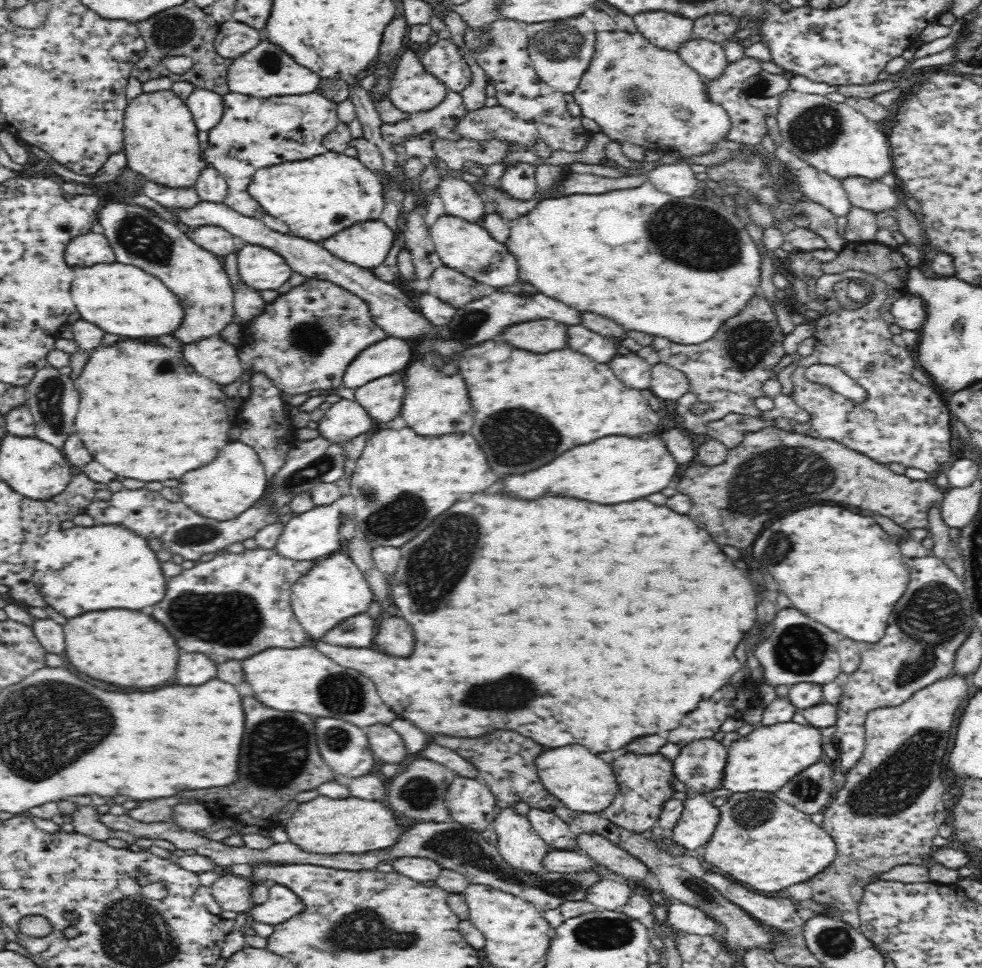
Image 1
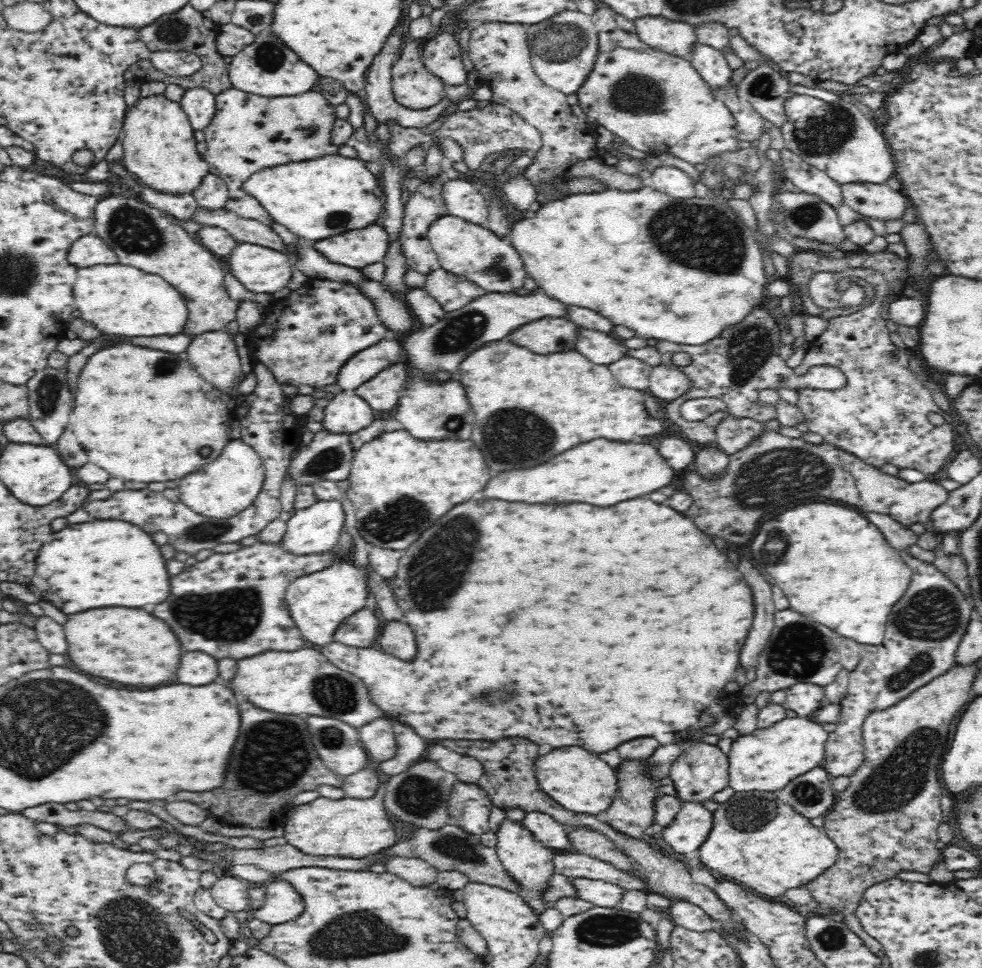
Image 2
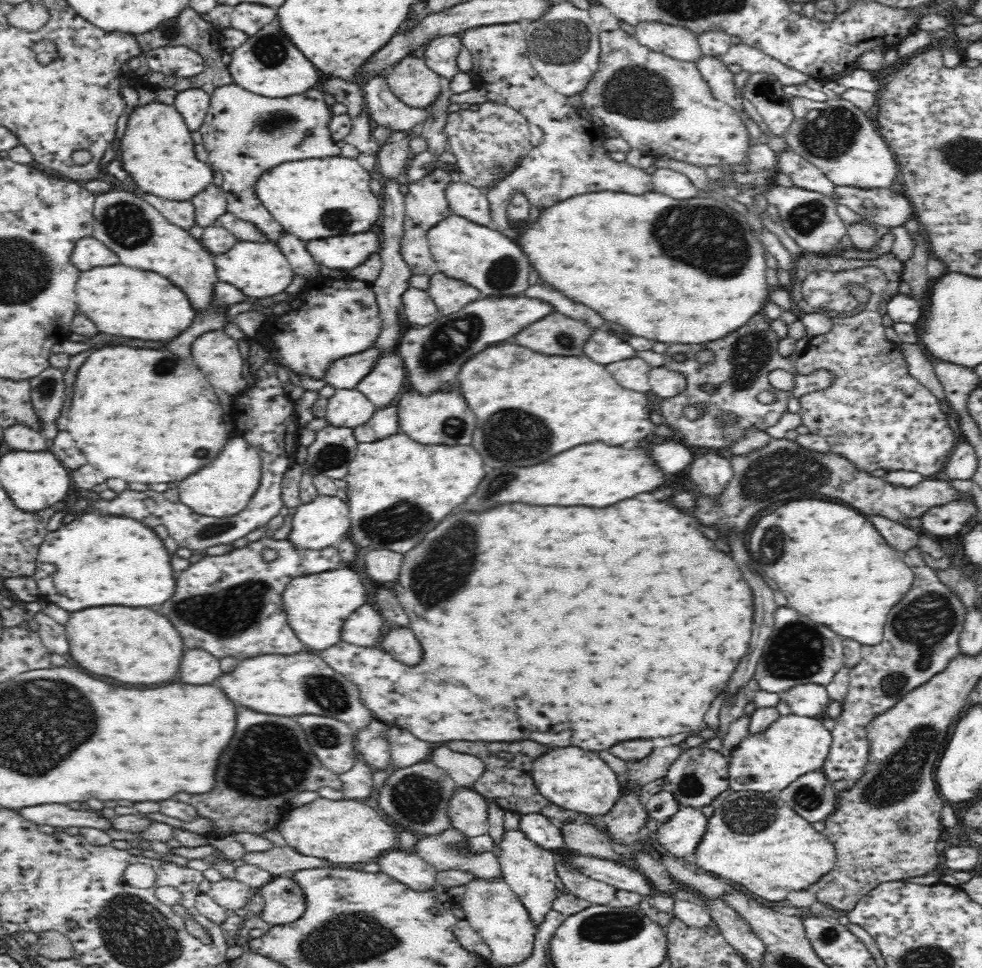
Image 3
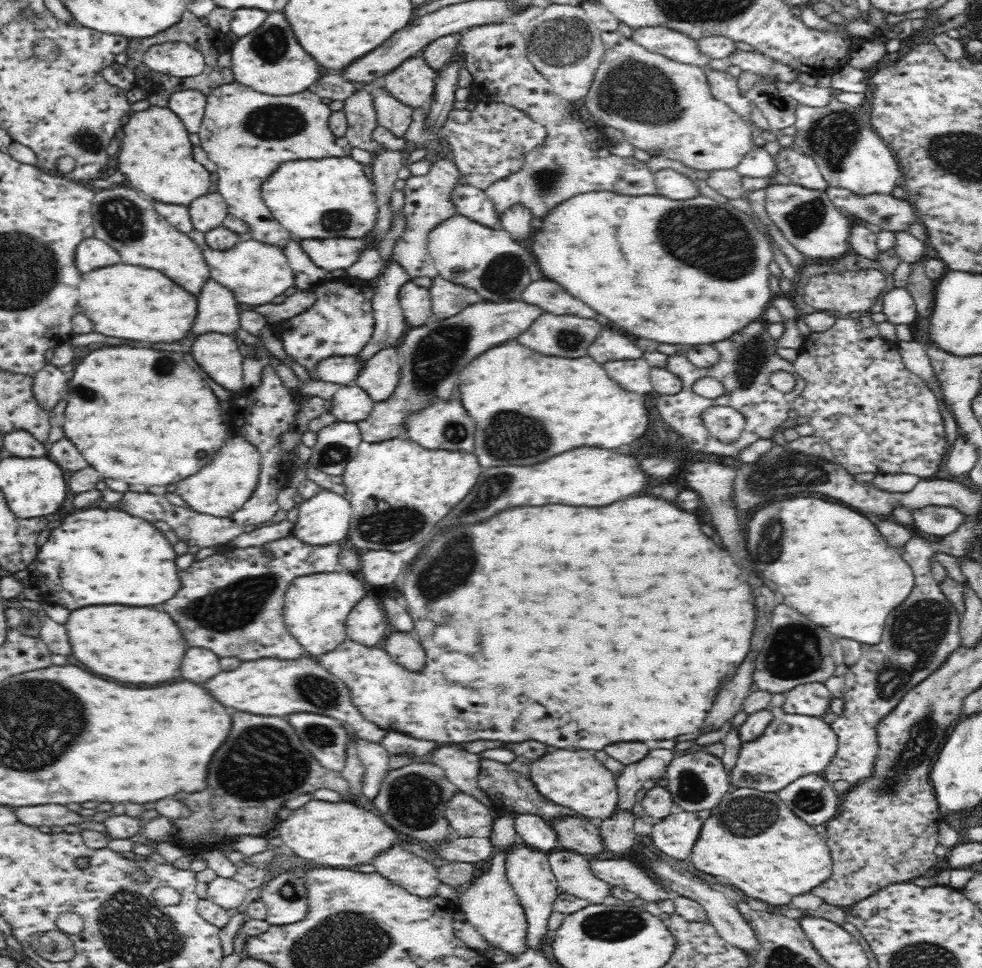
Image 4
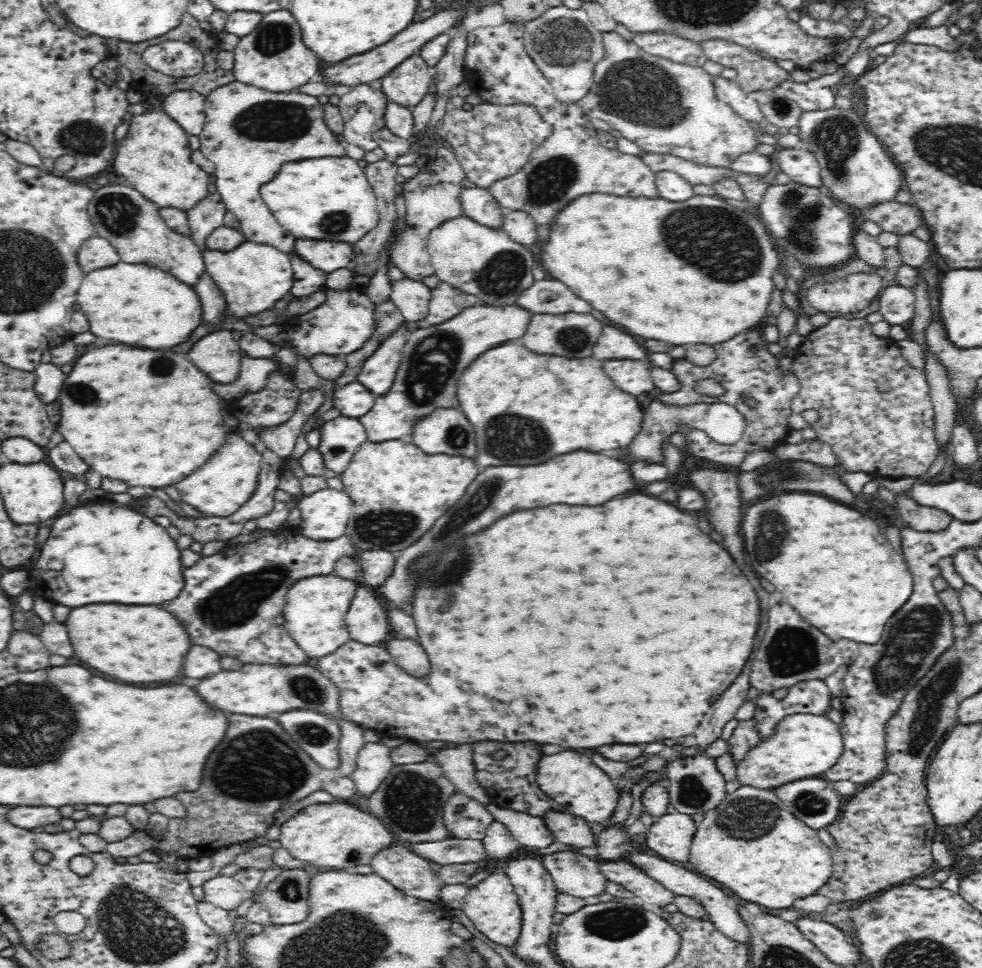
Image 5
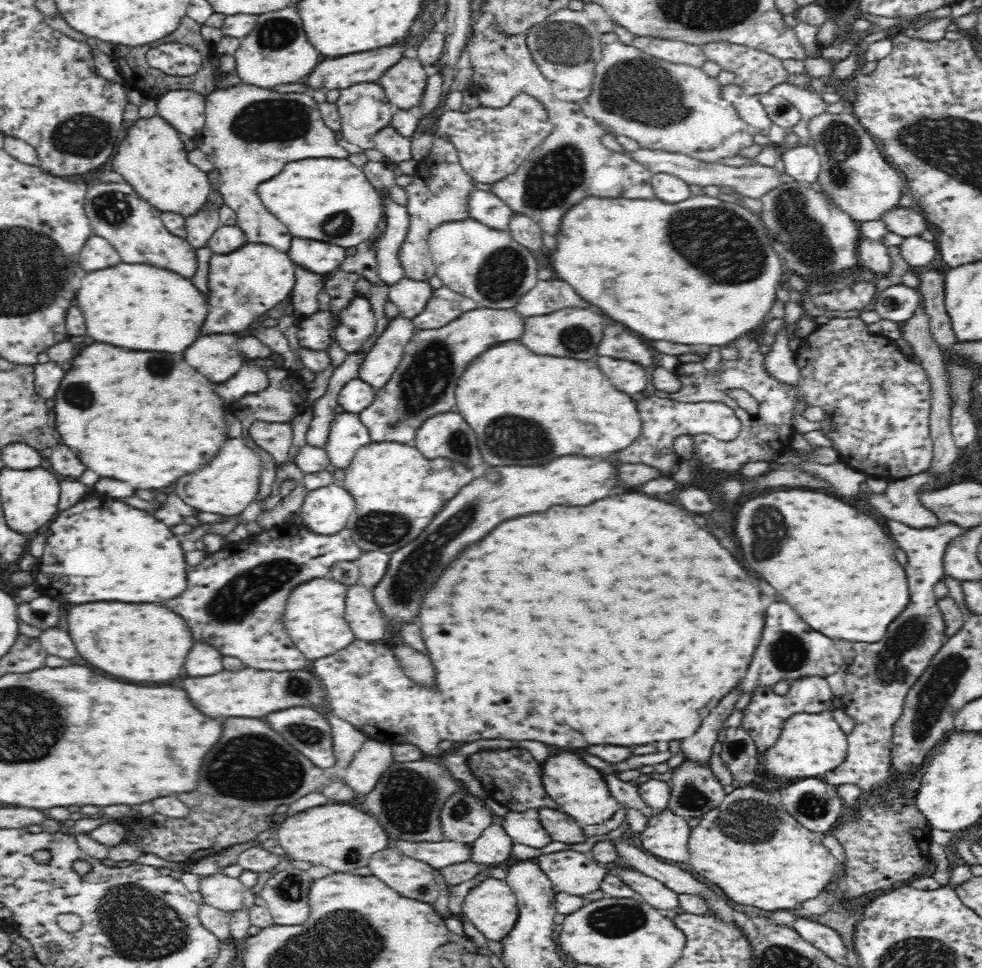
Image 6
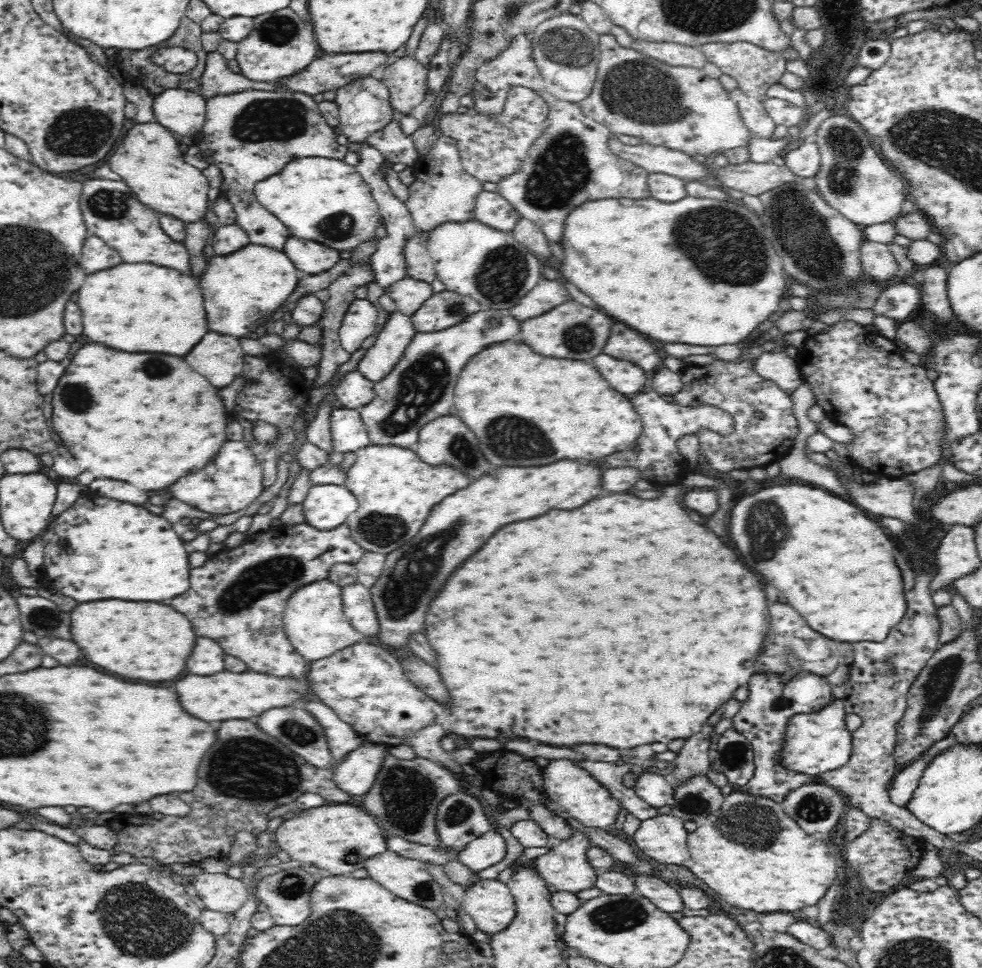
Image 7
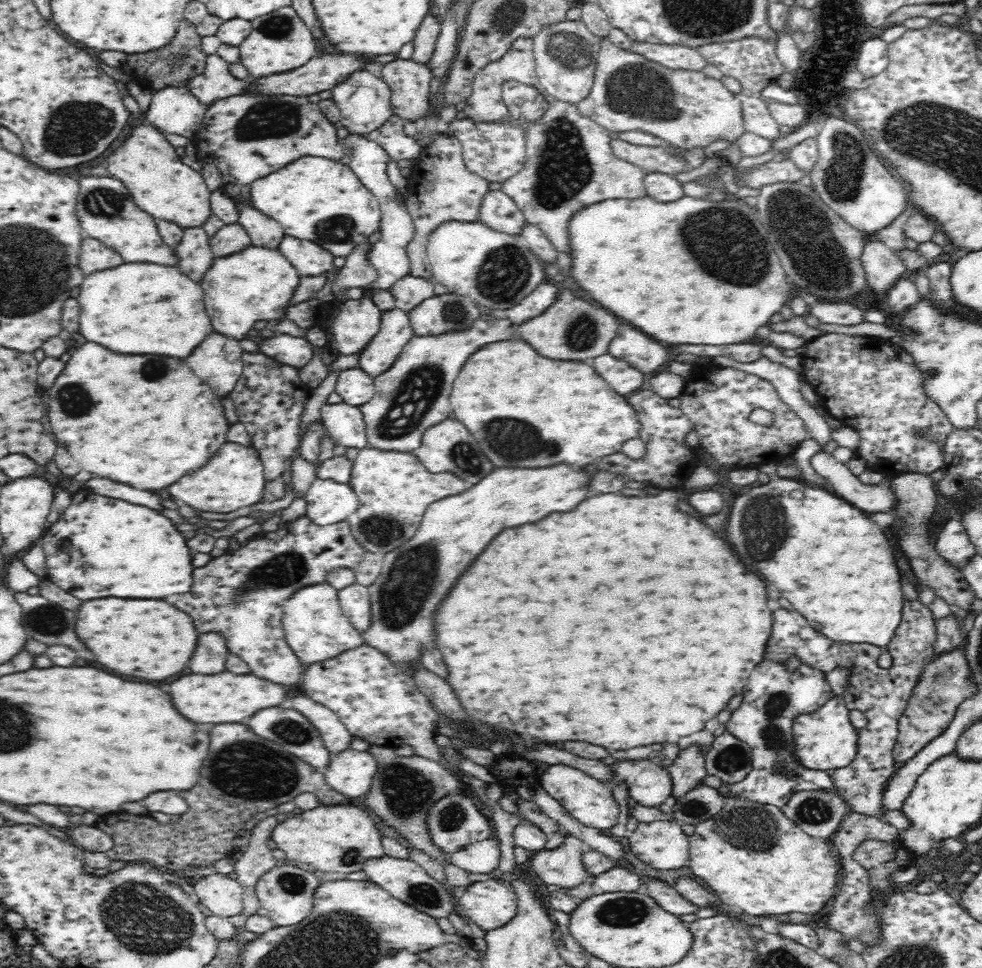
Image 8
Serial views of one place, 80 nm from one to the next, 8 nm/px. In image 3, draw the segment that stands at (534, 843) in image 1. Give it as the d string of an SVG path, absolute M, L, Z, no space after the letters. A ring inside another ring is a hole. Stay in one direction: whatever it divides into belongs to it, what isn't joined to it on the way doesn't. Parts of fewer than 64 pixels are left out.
M519 830L504 832L502 836L500 854L498 854L502 876L526 907L531 924L538 930L546 915L553 909L552 905L557 897L556 886L560 880L554 868L555 856L554 853L530 842Z

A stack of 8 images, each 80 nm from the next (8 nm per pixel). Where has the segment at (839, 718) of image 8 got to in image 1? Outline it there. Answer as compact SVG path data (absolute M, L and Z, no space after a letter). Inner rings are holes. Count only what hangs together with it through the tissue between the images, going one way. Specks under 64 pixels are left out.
M782 721L770 726L762 725L750 734L729 744L727 764L724 768L724 788L732 793L771 792L780 790L794 776L806 768L825 760L821 728L816 725Z

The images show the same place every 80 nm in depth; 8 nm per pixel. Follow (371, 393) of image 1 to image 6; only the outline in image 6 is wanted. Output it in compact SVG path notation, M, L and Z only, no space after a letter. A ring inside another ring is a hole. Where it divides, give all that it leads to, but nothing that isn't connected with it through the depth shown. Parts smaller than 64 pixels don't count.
M405 316L390 319L376 344L363 356L358 367L358 377L372 385L374 390L386 384L400 364L406 344L417 331L411 319Z

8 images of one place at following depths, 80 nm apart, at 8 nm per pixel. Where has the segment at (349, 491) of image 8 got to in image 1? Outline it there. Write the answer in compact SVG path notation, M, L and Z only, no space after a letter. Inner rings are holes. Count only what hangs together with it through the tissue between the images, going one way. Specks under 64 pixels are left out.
M336 501L330 504L314 505L314 508L294 514L291 520L286 522L284 532L280 534L275 546L276 551L285 557L292 557L294 560L308 560L312 557L327 558L332 553L344 547L340 532L340 524L343 522L343 513Z

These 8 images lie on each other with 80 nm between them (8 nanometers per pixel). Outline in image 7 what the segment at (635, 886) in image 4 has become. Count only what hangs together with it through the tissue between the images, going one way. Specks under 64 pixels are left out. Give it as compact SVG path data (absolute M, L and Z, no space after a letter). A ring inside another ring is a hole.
M633 875L636 883L637 892L650 899L658 908L664 912L682 912L686 910L686 903L682 901L680 893L672 886L663 881L660 876L651 875Z

